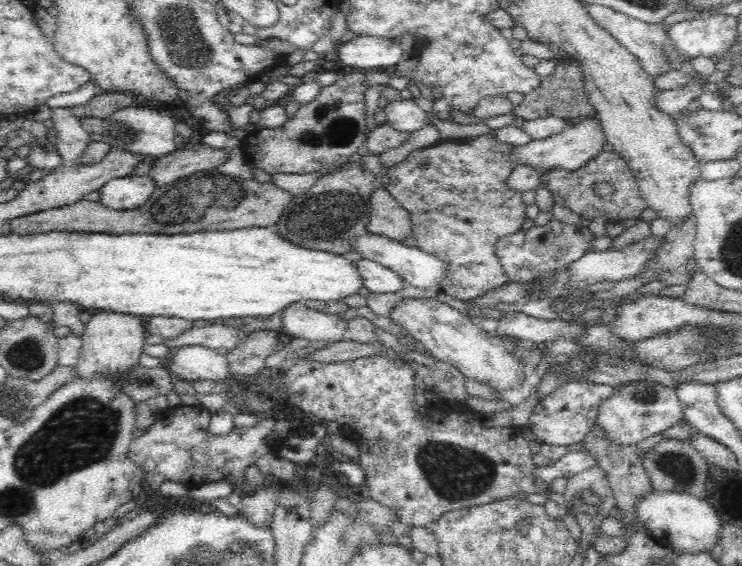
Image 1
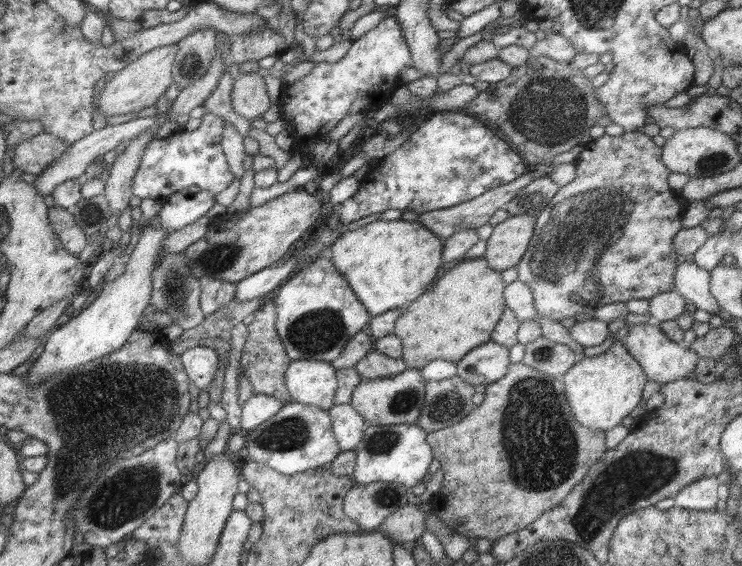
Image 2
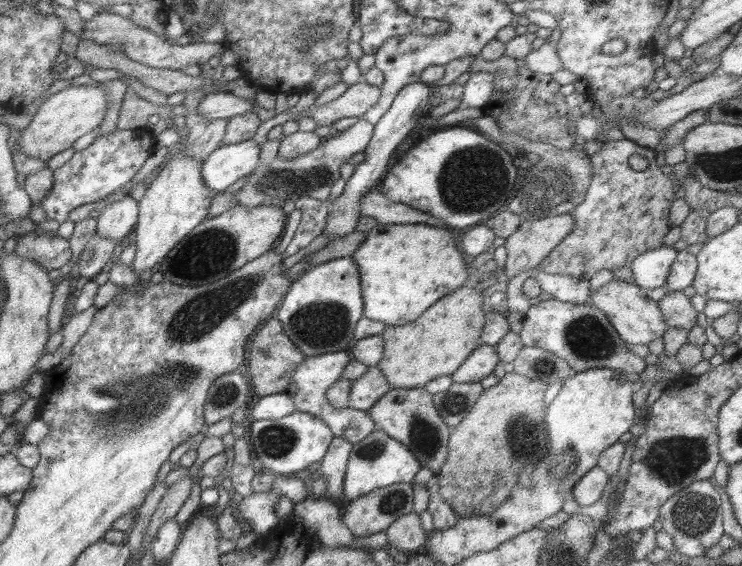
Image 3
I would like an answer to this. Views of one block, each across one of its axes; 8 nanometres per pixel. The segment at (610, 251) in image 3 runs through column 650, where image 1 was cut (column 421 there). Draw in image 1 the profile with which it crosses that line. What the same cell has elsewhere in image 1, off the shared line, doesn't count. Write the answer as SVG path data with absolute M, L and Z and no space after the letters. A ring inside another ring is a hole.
M491 133L474 140L440 141L411 152L403 162L391 166L385 174L390 181L385 186L388 192L411 212L412 236L418 241L417 248L447 263L439 290L458 300L478 298L480 294L498 288L509 280L494 250L501 237L516 233L524 222L526 206L522 203L522 195L506 185L507 177L515 168L509 158L505 160L506 152L512 149L512 145L498 142Z

